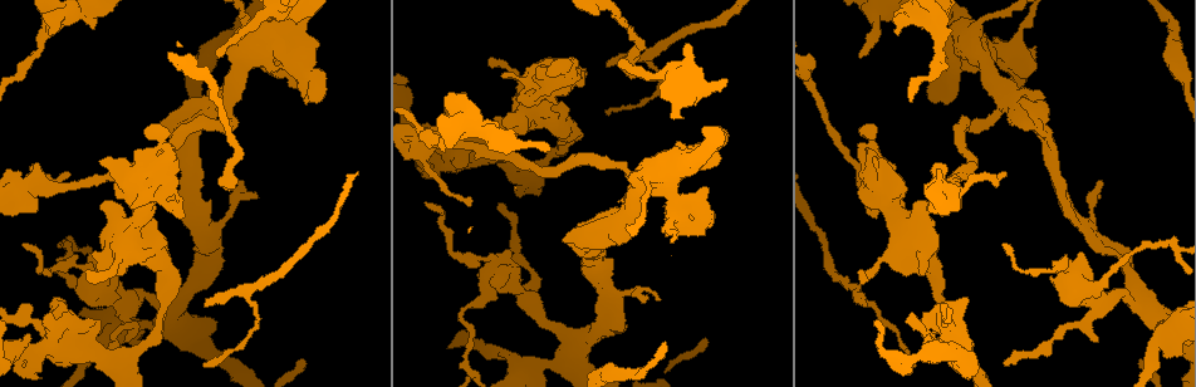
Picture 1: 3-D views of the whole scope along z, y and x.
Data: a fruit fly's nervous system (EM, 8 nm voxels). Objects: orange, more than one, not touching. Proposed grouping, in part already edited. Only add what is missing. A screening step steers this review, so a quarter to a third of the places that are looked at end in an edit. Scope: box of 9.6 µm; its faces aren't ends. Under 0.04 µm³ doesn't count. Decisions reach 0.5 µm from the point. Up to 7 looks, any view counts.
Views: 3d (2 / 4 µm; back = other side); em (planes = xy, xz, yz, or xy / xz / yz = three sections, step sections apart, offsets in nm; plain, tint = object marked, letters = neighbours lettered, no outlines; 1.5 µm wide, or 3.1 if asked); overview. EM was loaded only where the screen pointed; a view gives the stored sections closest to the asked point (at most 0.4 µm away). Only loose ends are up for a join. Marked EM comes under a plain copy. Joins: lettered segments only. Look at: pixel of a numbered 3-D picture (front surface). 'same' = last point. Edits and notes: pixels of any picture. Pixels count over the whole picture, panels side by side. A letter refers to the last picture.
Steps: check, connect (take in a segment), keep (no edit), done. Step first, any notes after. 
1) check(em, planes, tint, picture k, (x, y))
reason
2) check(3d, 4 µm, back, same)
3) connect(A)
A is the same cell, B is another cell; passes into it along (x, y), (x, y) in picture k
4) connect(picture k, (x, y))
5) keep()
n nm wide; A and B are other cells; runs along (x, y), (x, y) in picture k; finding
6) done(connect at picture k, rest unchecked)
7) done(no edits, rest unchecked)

check(em, planes, tint, picture 1, (48, 31))
branch stops here

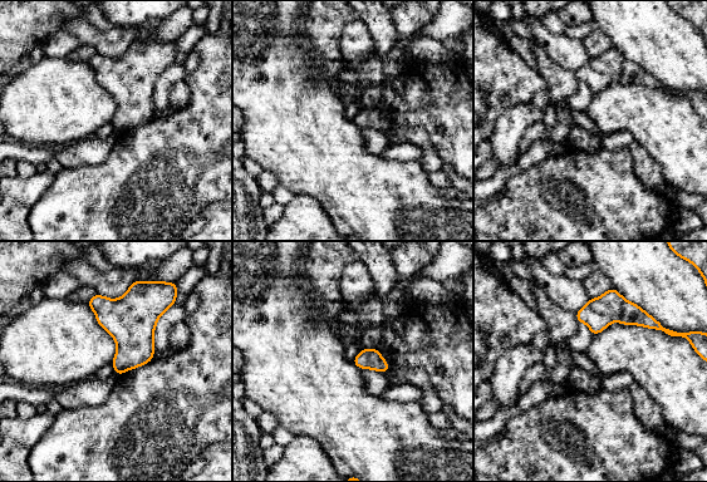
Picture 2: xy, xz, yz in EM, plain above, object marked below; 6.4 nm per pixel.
check(em, planes, letters, same)

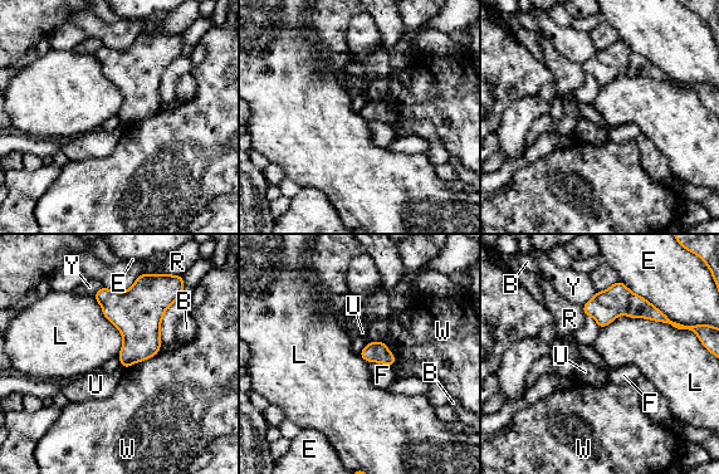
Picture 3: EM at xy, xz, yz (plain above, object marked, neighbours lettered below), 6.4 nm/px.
keep()
B, E, F, L, R, U, W and Y are other cells; border along (600, 327), (626, 314), (684, 330) in picture 3; no lettered segment goes on from it

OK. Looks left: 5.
check(em, xy, step 8, letters, picture 1, (631, 79))
an open end

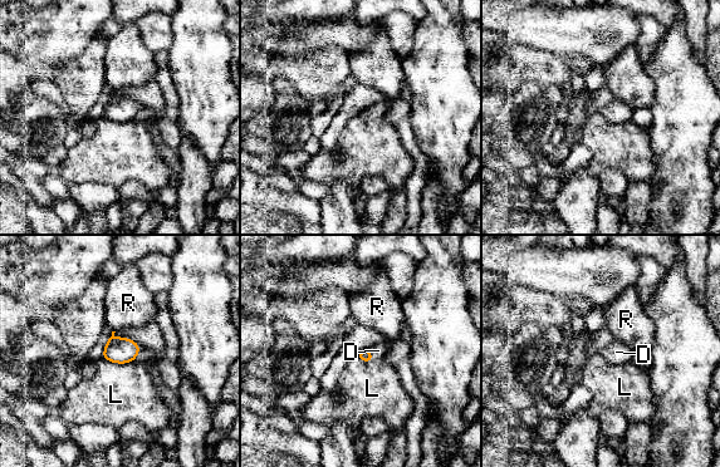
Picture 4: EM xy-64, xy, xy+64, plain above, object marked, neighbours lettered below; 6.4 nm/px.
connect(D)
D is the same cell, L and R are other cells; it goes on there

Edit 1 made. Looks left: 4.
check(overview)
redraw

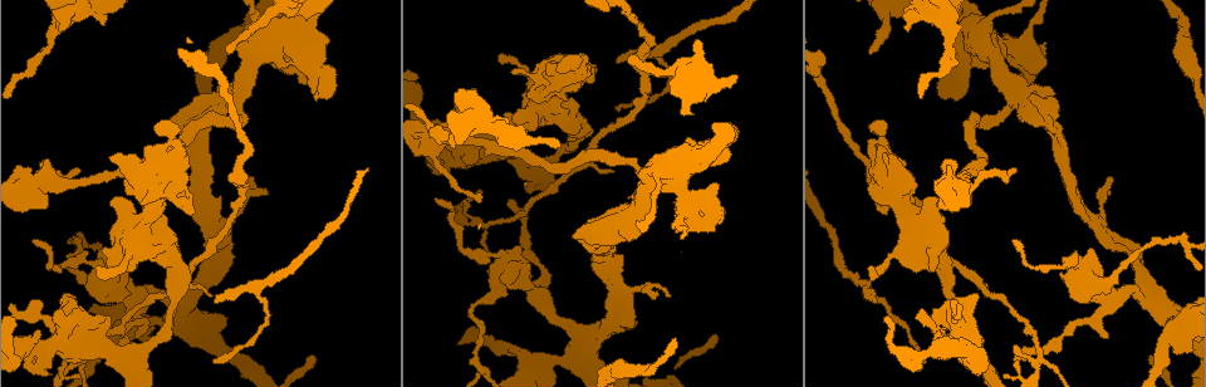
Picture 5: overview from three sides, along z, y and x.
check(em, planes, letters, picture 5, (134, 338))
branch stops here

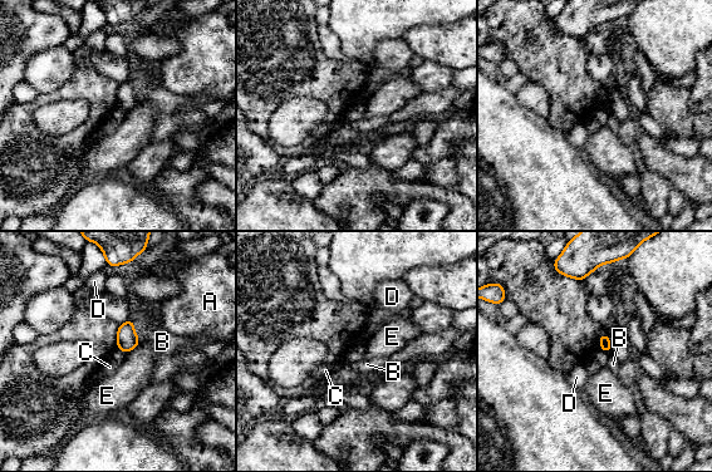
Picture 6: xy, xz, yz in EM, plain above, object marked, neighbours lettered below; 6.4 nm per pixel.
keep()
A, B, C, D and E are other cells; border along (599, 349), (608, 353) in picture 6; no lettered segment goes on from it

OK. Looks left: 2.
done(connect at picture 4, rest unchecked)

